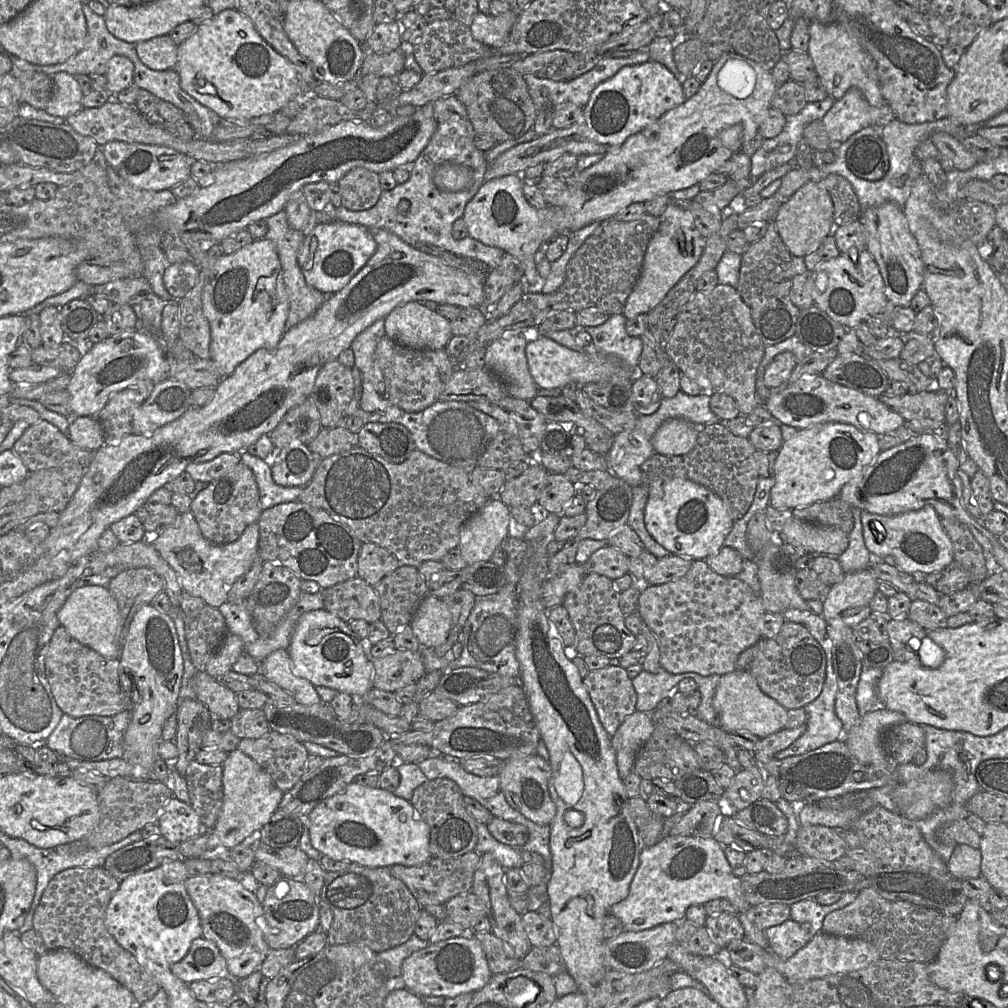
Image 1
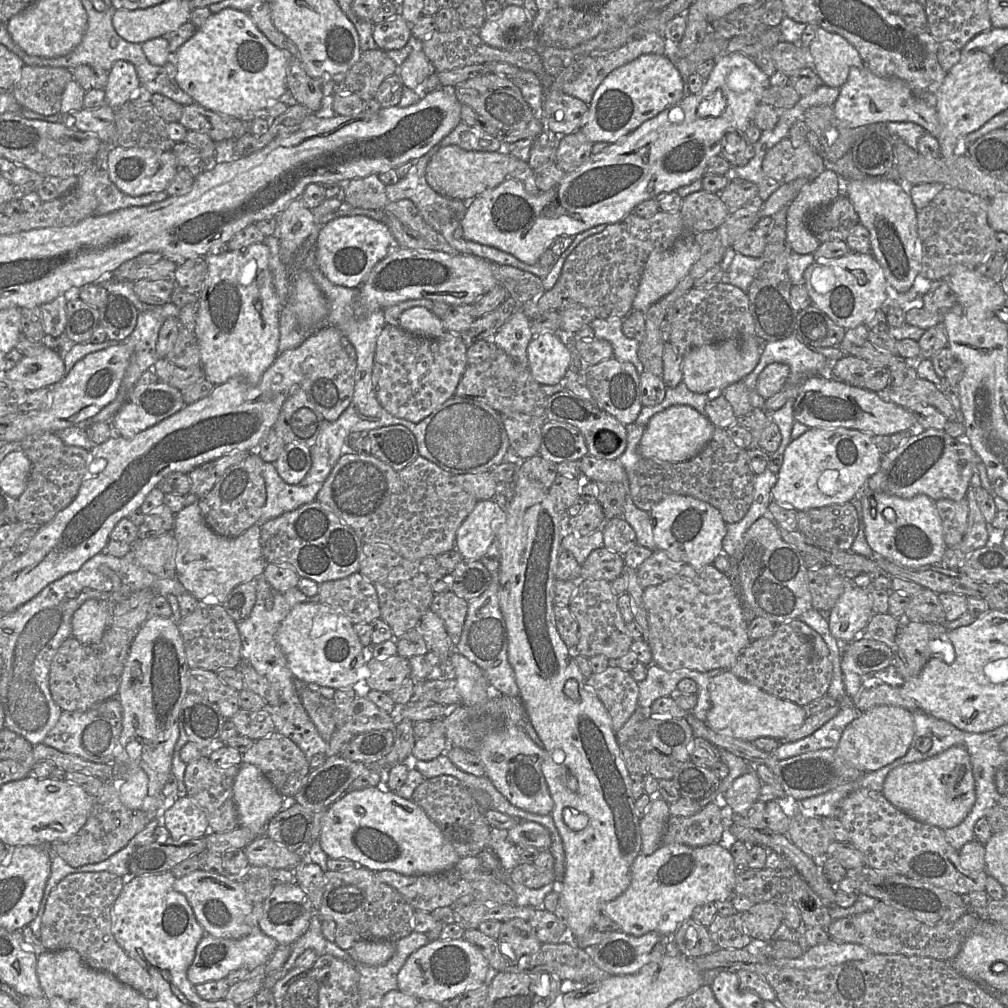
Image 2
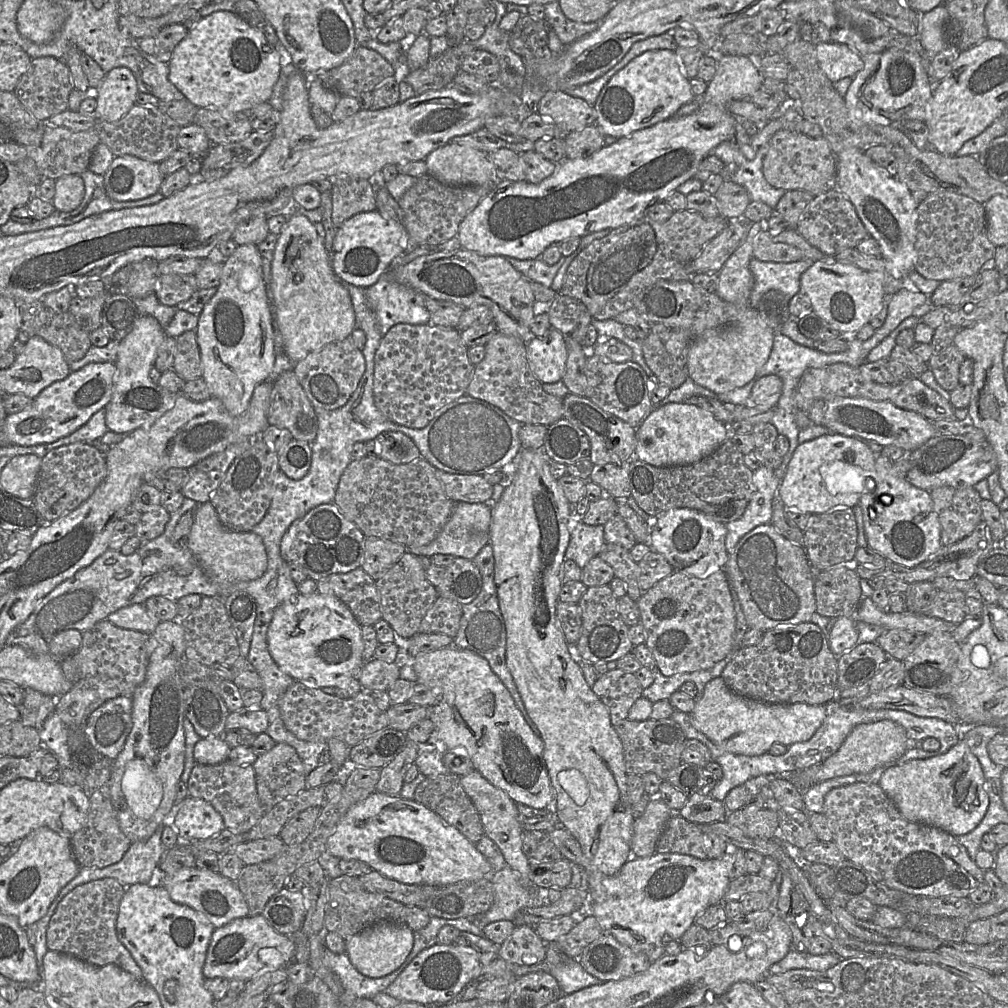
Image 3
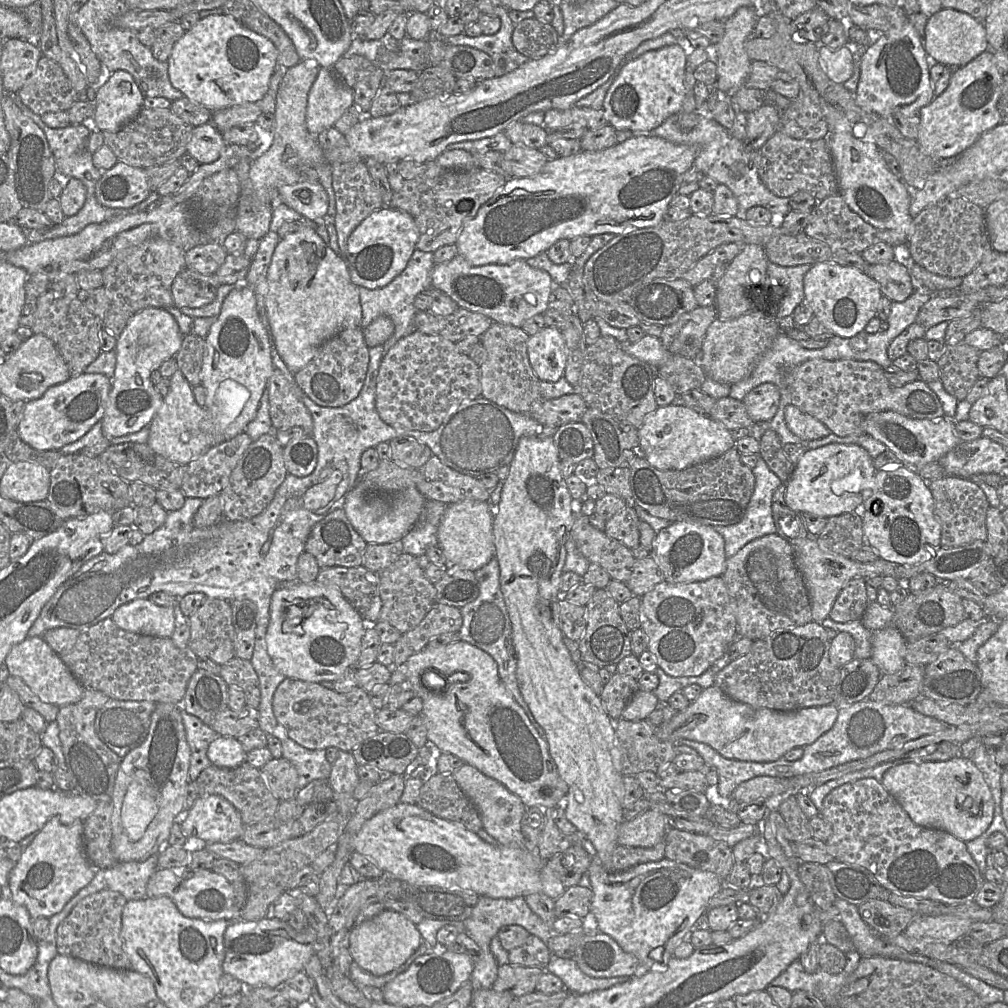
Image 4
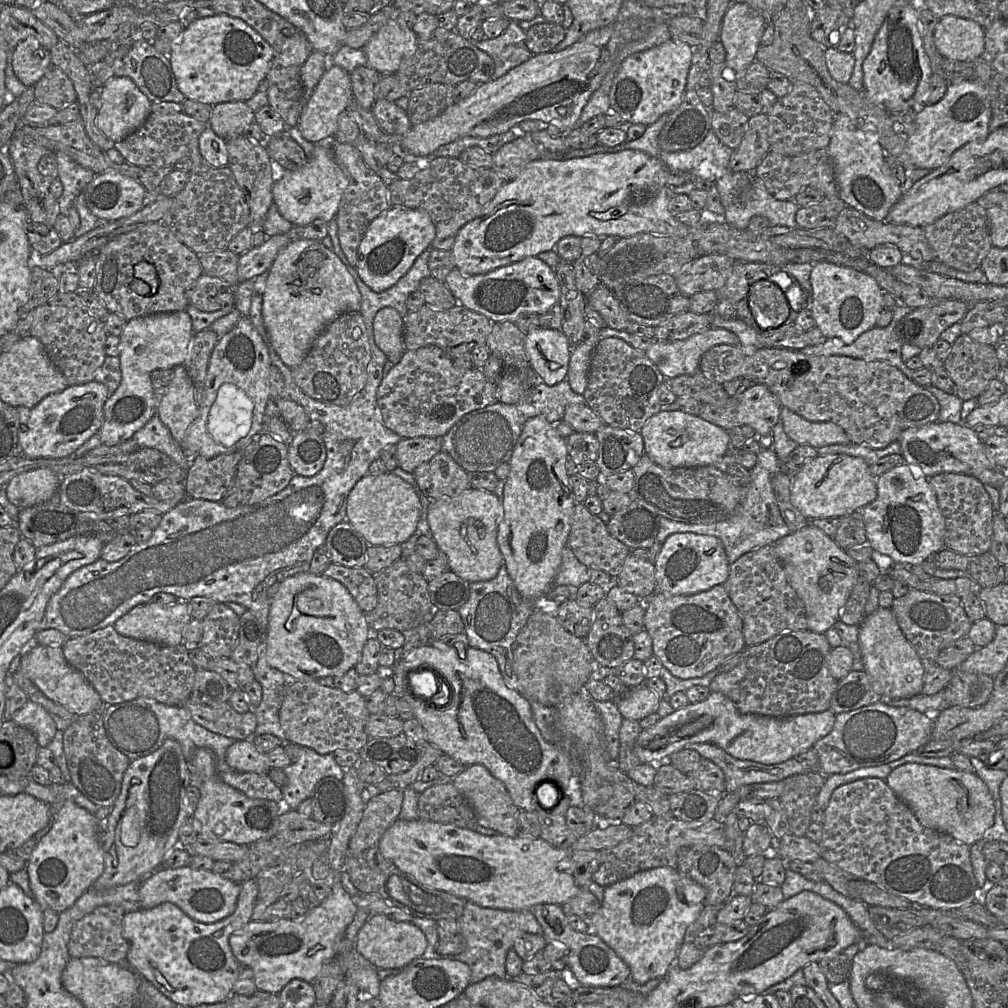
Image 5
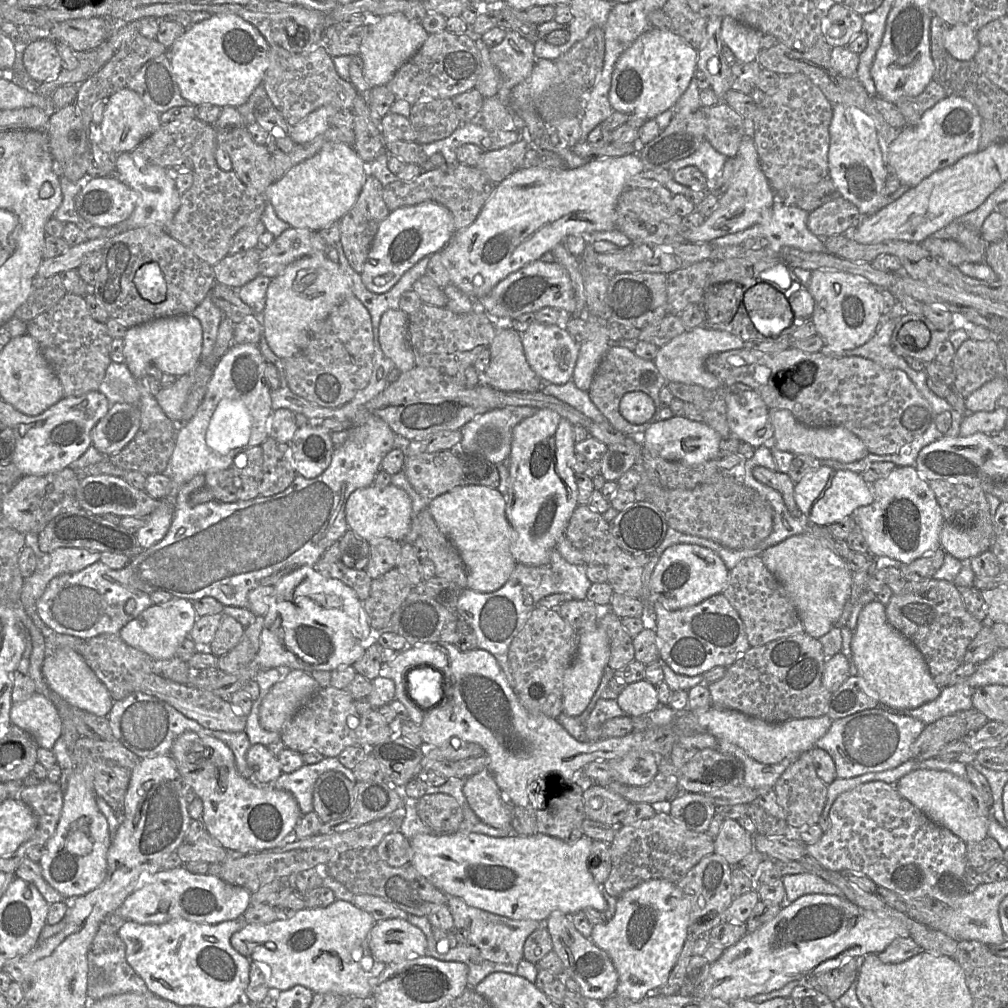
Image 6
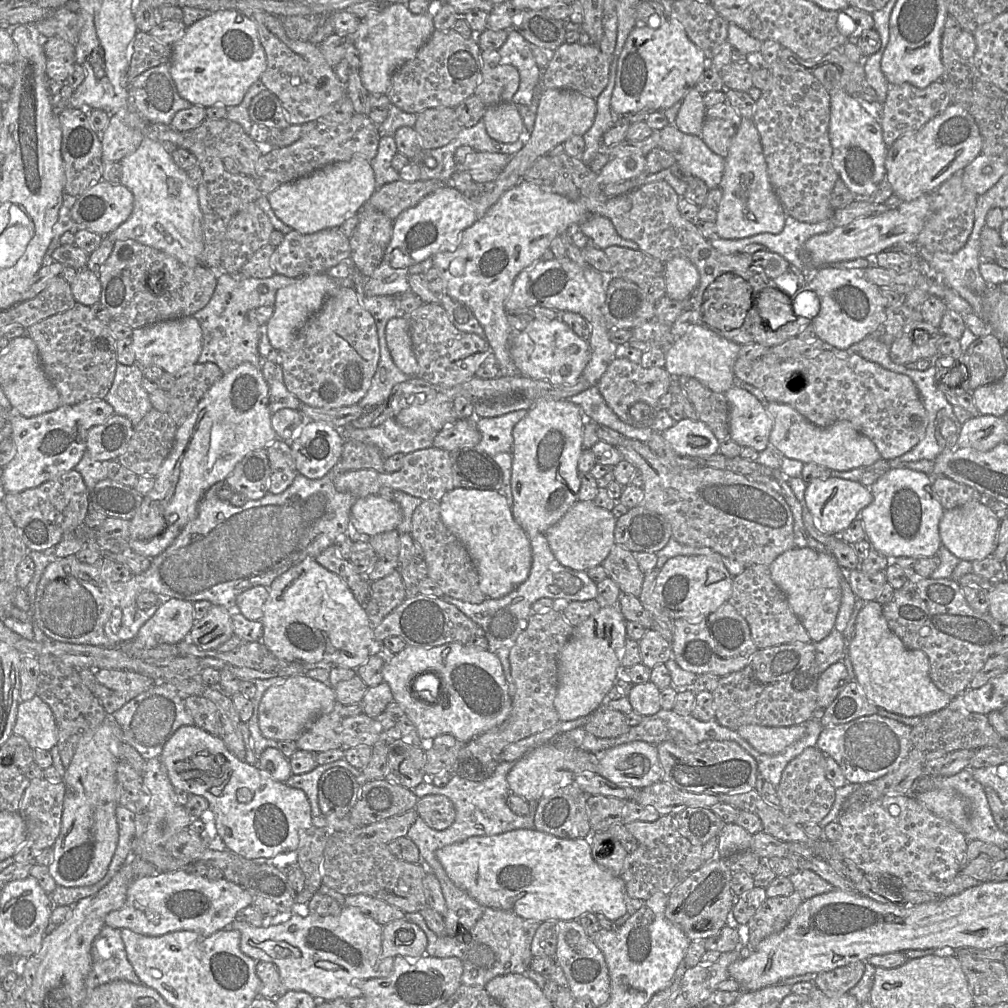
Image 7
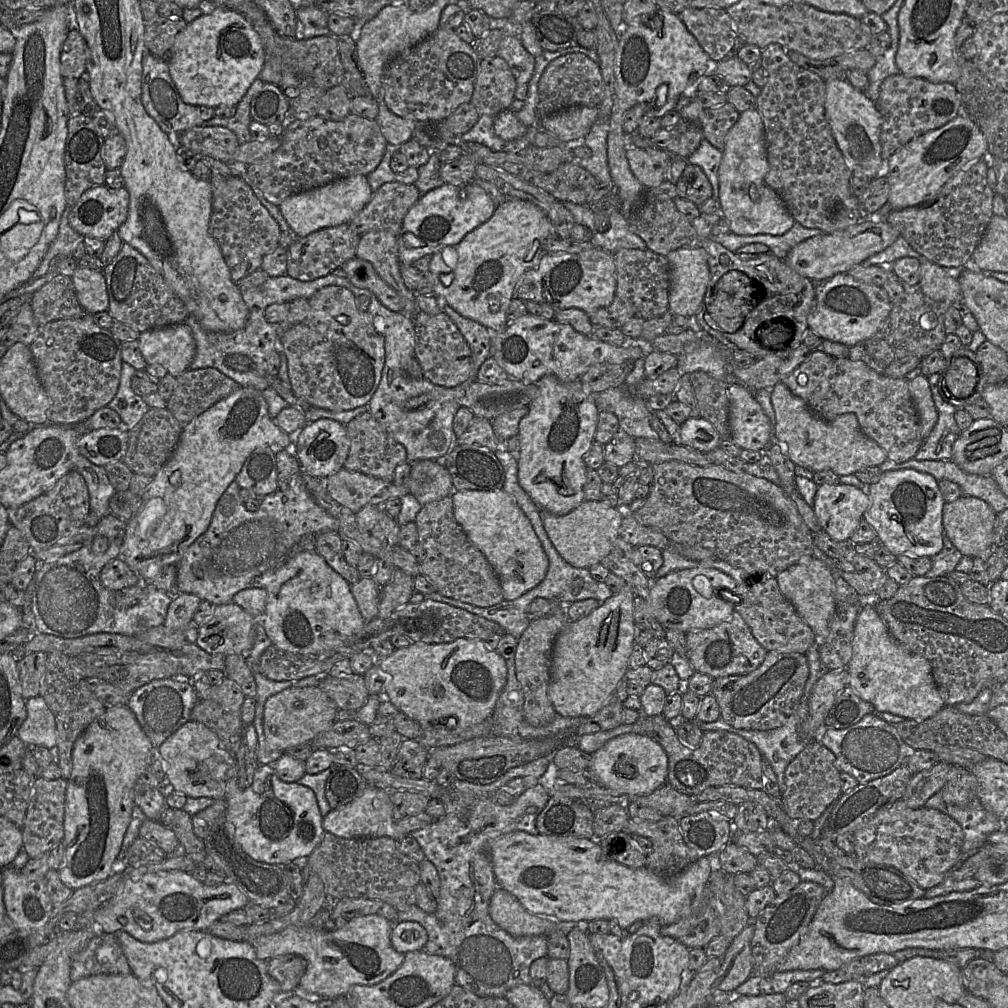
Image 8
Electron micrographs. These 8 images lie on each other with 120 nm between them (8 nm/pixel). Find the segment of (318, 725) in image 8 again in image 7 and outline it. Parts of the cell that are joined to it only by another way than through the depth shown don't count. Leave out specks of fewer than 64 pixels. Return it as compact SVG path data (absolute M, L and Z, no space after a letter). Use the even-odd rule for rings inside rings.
M294 675L278 685L269 687L258 707L258 724L265 738L279 741L296 741L318 716L330 712L336 695L329 684L313 680L306 675Z

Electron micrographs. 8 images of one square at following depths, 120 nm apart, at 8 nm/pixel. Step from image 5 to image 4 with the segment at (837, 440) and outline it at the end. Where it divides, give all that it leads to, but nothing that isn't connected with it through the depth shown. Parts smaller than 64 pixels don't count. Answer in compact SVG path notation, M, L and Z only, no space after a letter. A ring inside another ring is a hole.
M792 404L785 407L784 415L789 430L803 442L821 439L832 433L822 422Z

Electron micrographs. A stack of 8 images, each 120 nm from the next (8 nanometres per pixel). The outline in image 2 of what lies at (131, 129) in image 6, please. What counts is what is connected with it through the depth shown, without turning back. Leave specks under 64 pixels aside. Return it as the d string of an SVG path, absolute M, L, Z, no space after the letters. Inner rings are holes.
M116 61L108 72L105 91L105 104L117 109L130 101L131 96L140 87L140 81L132 63Z

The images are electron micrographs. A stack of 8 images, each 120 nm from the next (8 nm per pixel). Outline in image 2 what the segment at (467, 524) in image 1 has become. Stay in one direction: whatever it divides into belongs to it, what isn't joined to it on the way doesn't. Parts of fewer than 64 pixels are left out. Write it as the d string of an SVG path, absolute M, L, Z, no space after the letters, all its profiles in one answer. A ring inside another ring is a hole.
M481 500L456 532L455 548L464 559L481 560L496 539L506 511L493 500Z

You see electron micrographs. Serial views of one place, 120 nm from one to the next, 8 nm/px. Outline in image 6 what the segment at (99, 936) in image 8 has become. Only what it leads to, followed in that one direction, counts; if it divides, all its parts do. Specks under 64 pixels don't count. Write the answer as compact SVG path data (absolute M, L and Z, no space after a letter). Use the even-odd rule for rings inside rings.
M119 934L111 951L101 954L89 952L89 964L87 995L91 1001L112 994L152 994L144 980L128 964L126 946Z

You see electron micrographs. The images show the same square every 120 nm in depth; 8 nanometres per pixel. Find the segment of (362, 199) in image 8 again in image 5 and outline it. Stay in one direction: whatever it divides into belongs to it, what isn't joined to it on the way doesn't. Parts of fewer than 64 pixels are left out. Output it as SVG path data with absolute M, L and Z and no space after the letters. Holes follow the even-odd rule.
M330 141L315 144L307 163L297 170L288 170L272 188L273 201L281 215L293 225L309 225L317 220L329 222L339 208L342 194L348 185L344 171L335 161Z

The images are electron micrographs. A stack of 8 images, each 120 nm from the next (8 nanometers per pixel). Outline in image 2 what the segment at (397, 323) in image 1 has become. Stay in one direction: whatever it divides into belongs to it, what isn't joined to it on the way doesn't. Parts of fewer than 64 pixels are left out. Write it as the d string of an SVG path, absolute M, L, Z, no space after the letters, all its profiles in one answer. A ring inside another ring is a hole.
M424 307L405 310L399 317L398 326L410 333L428 338L438 338L446 332L442 320Z

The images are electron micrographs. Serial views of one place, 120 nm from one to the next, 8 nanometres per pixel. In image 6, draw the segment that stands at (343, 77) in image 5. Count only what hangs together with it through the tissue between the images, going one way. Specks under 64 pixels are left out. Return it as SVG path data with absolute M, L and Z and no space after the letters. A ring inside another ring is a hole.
M331 105L322 106L309 113L301 122L289 127L289 136L296 143L308 143L330 128L330 118L338 111Z

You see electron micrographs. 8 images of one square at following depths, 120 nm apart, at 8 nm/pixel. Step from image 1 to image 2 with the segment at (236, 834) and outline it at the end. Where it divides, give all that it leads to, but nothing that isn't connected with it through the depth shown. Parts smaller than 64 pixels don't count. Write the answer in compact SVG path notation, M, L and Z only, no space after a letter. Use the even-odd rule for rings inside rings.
M242 763L239 766L233 793L239 826L247 827L258 835L261 835L268 822L288 805L288 800L292 800L284 798L257 766L248 763Z

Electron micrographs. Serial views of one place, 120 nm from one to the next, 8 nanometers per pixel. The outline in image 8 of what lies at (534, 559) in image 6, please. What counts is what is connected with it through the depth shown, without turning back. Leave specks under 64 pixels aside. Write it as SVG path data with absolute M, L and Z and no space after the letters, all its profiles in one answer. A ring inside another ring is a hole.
M553 375L541 378L537 383L538 394L528 406L528 413L520 420L518 439L518 482L532 501L553 515L568 514L584 499L583 486L587 479L584 456L594 442L599 409L594 394L583 391L580 382L561 382Z

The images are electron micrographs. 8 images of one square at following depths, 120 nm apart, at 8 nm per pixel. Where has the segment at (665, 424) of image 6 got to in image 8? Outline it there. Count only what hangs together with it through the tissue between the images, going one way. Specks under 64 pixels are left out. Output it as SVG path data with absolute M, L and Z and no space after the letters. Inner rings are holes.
M689 417L679 428L679 443L702 453L708 453L720 445L720 435L714 426L702 417Z

